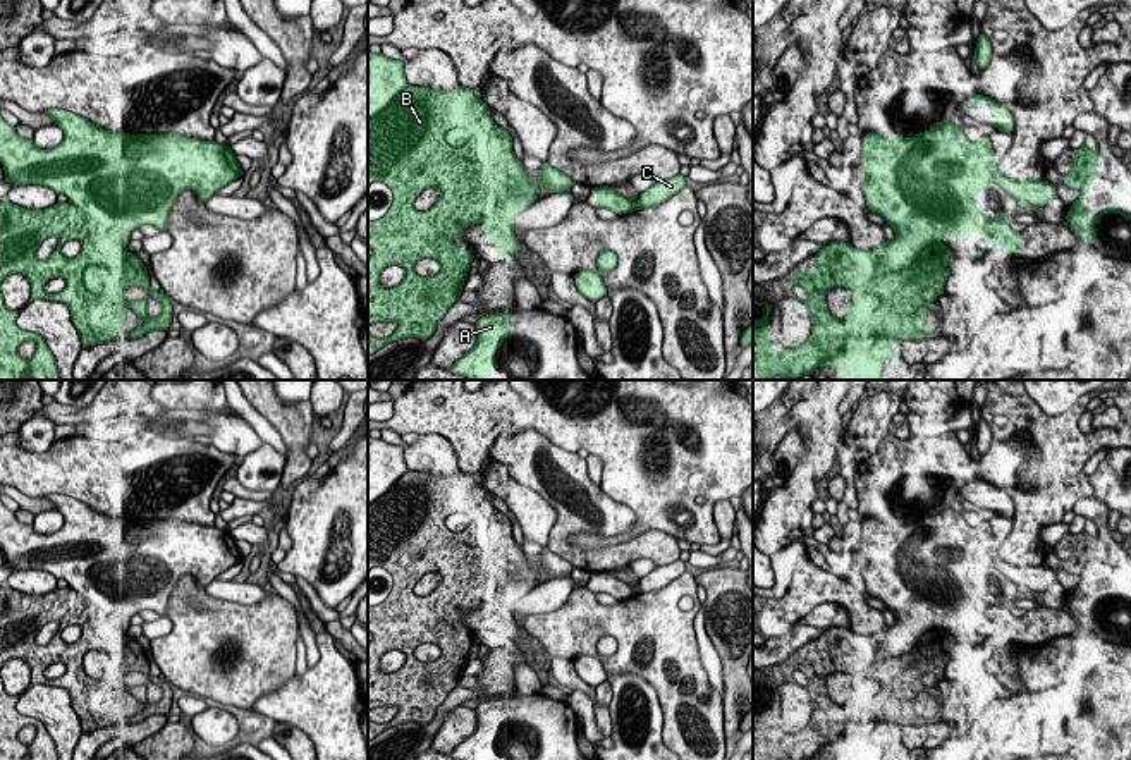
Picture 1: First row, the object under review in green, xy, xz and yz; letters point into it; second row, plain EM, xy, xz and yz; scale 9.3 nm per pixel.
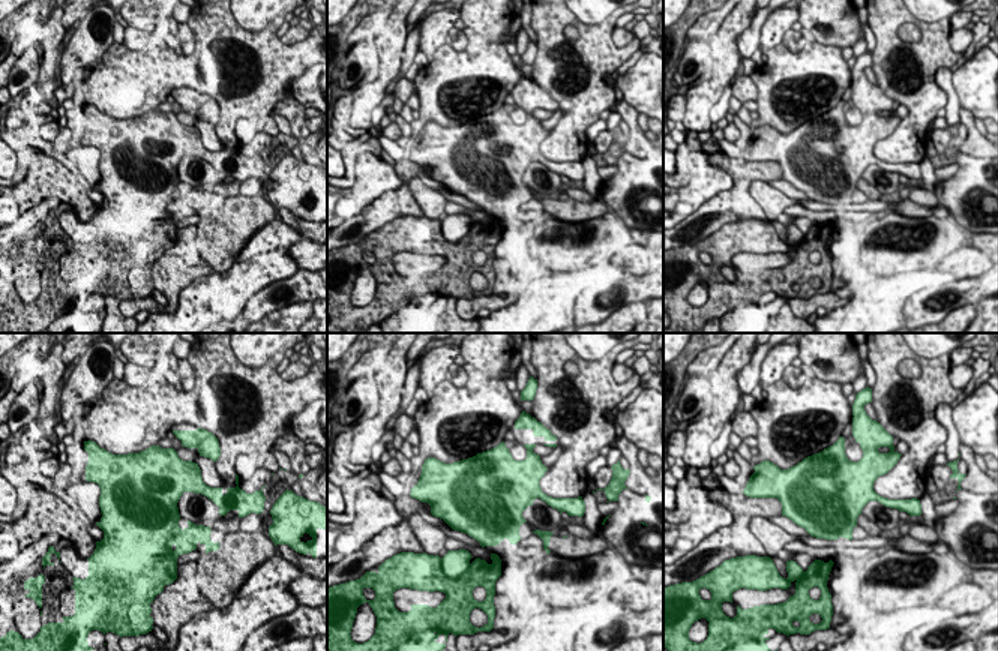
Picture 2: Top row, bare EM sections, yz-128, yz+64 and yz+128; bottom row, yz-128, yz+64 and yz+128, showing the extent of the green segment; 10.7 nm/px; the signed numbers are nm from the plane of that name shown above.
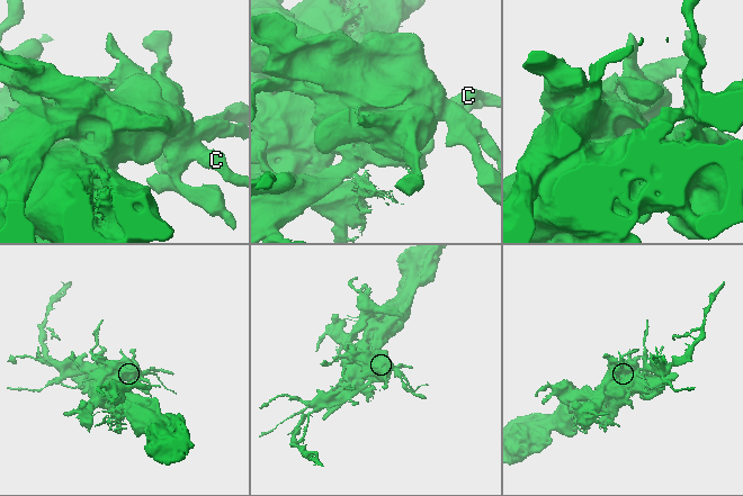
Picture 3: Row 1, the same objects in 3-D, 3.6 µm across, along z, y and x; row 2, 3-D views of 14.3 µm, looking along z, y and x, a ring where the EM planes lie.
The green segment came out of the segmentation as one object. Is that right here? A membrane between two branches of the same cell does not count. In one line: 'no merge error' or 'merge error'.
merge error

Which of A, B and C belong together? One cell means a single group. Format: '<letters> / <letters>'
A C / B

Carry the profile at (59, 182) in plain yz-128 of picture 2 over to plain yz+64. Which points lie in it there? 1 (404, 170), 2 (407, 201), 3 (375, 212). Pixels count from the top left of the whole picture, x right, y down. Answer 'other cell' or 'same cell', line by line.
1: other cell
2: other cell
3: other cell

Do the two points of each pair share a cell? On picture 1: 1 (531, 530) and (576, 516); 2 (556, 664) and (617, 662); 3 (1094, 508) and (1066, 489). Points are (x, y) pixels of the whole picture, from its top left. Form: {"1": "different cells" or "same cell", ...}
{"1": "different cells", "2": "different cells", "3": "different cells"}

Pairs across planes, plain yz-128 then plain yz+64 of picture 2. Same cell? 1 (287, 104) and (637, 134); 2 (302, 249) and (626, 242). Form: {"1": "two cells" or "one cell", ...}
{"1": "one cell", "2": "two cells"}

